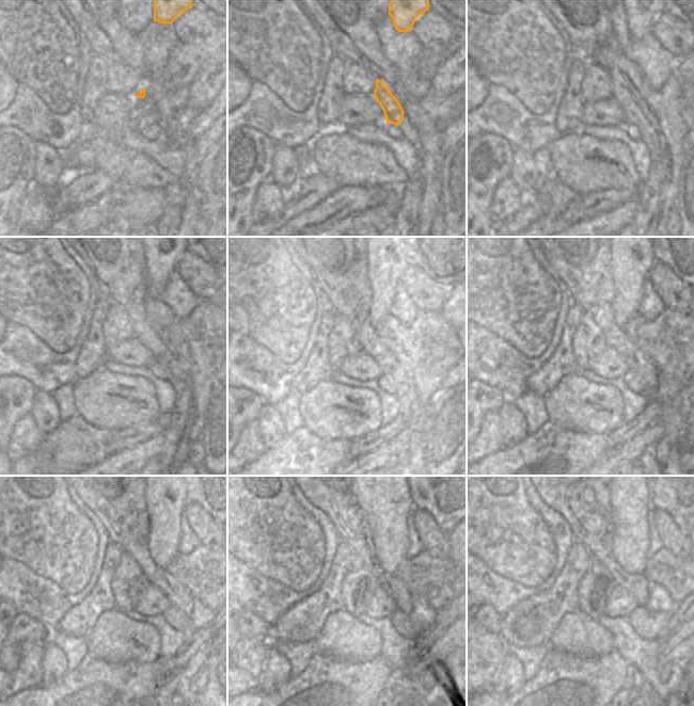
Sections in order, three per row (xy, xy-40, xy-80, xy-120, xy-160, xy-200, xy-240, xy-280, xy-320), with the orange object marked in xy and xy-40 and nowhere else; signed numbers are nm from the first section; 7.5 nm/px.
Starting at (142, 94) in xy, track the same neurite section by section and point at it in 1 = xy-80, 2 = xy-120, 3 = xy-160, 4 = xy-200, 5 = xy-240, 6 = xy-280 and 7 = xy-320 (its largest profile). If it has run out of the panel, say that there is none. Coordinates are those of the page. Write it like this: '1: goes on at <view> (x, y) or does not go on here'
1: goes on at xy-80 (633, 114)
2: goes on at xy-120 (161, 258)
3: goes on at xy-160 (395, 258)
4: goes on at xy-200 (633, 258)
5: goes on at xy-240 (154, 501)
6: goes on at xy-280 (391, 503)
7: goes on at xy-320 (630, 503)

